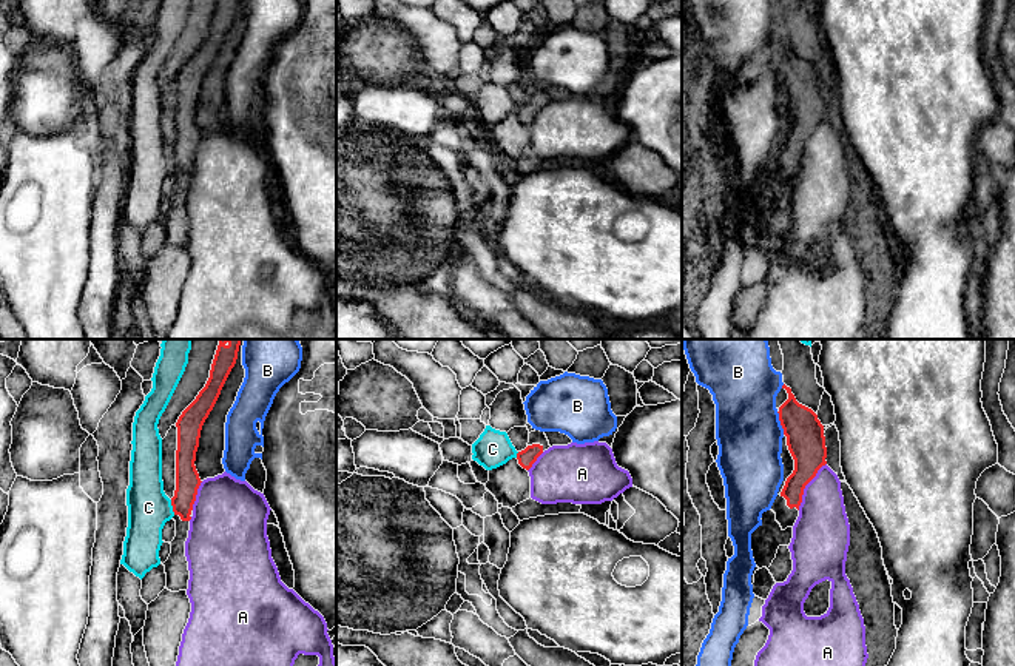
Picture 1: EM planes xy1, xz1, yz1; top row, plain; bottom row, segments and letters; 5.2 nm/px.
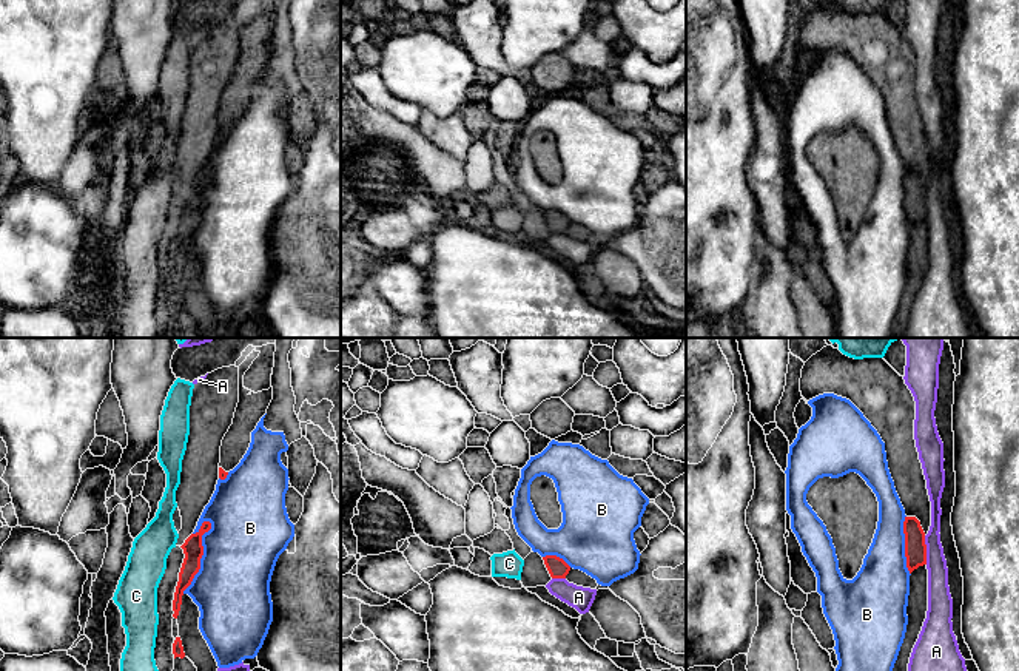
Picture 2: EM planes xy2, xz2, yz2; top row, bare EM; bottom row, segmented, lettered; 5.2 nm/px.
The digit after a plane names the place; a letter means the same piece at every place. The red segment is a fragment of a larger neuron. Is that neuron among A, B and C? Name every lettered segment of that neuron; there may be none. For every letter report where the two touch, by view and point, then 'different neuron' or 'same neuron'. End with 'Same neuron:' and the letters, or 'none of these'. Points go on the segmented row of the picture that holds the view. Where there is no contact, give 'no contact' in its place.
A: meets red in yz1 at (805, 484); different neuron
B: meets red in xy2 at (201, 557); different neuron
C: meets red in xy1 at (173, 507); different neuron
Same neuron: none of these

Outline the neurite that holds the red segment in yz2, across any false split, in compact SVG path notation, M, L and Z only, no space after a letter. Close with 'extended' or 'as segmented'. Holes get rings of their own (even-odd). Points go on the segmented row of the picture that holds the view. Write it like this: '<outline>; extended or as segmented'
M905 517L905 557L910 574L919 566L927 565L925 532L916 517Z; as segmented

